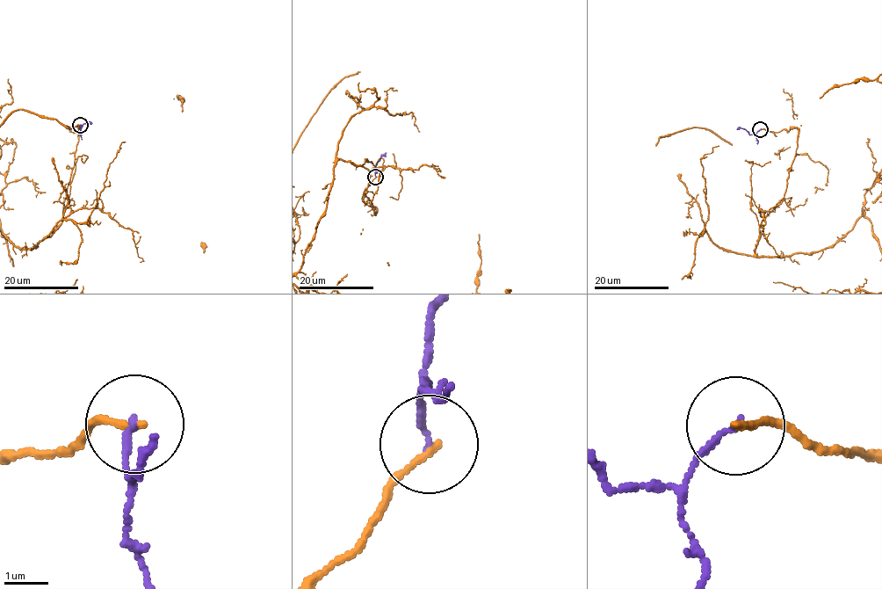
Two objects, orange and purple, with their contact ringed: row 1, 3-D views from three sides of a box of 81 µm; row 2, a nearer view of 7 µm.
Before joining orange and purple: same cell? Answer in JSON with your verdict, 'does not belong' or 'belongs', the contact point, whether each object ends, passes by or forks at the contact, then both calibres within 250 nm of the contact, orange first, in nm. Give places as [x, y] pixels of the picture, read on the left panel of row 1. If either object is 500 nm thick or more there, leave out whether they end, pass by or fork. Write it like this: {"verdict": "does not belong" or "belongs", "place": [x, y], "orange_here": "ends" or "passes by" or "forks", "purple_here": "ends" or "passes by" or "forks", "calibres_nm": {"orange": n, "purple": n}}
{"verdict": "does not belong", "place": [80, 125], "orange_here": "ends", "purple_here": "ends", "calibres_nm": {"orange": 150, "purple": 130}}

